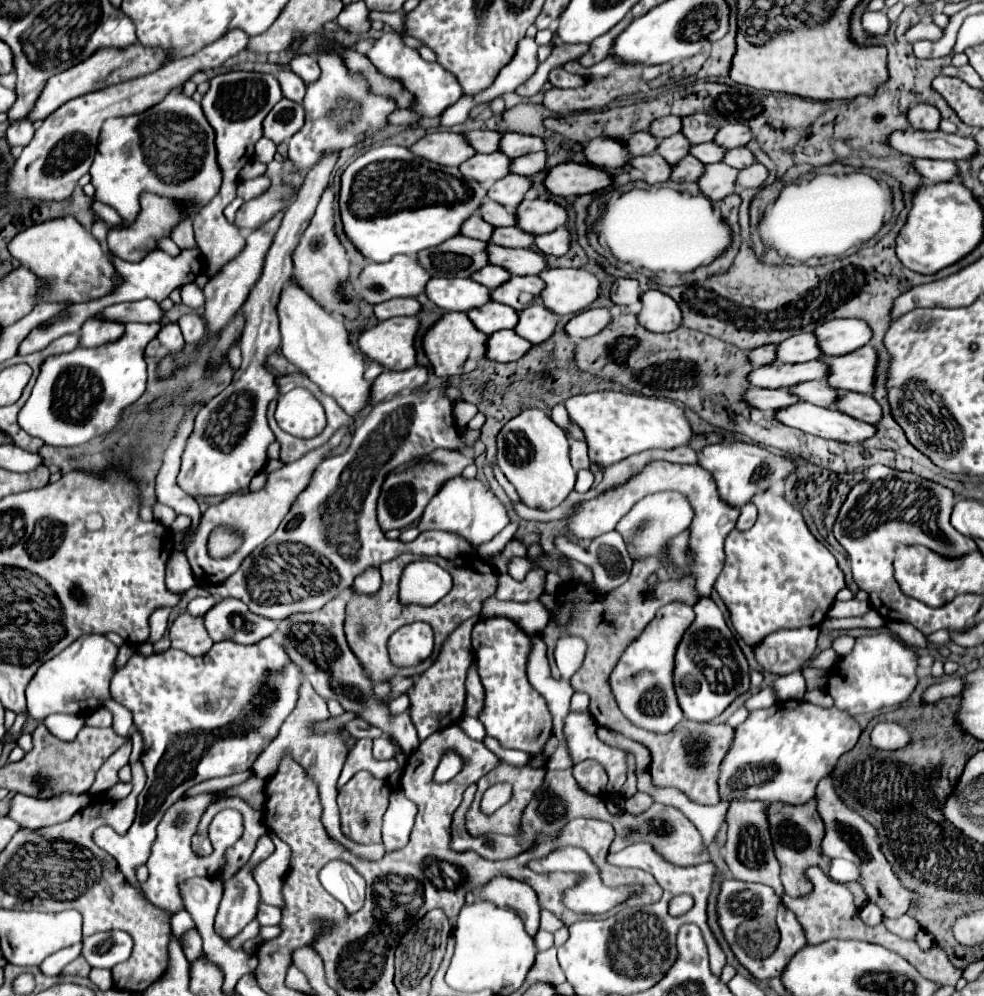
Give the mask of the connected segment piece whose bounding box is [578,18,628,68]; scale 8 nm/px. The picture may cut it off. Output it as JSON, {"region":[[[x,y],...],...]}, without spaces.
{"region":[[[624,18],[622,22],[618,22],[610,32],[606,32],[604,36],[600,36],[600,38],[596,38],[592,44],[590,44],[590,50],[578,60],[582,66],[586,66],[586,68],[590,68],[590,66],[594,66],[594,64],[598,64],[600,60],[604,60],[608,54],[610,54],[610,50],[612,50],[612,44],[614,44],[614,40],[624,32],[624,28],[628,26],[628,20]]]}

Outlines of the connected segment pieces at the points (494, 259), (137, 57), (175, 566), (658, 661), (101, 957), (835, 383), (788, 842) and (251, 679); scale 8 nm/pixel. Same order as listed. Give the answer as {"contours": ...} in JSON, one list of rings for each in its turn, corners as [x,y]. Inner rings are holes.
{"contours":[[[[492,242],[486,244],[488,262],[506,268],[510,274],[540,274],[546,268],[546,260],[536,250],[514,250],[496,246]]],[[[134,44],[126,50],[116,50],[116,48],[102,48],[98,52],[94,52],[94,56],[86,58],[82,64],[62,72],[62,74],[56,74],[52,76],[40,98],[36,100],[36,104],[32,106],[30,114],[26,116],[26,120],[30,122],[38,122],[38,120],[46,120],[54,110],[58,110],[62,104],[66,104],[68,100],[72,98],[78,98],[86,92],[96,92],[98,88],[106,88],[106,86],[112,86],[112,84],[118,84],[120,80],[130,80],[134,76],[142,76],[146,72],[154,72],[158,70],[162,64],[166,64],[166,60],[162,60],[162,56],[158,56],[158,52],[150,52],[148,48],[142,48],[140,44]]],[[[174,550],[166,562],[166,586],[172,592],[186,592],[196,584],[184,552]]],[[[686,602],[666,604],[666,608],[660,608],[656,612],[654,620],[626,648],[620,662],[616,664],[610,676],[612,692],[616,692],[618,706],[632,724],[652,732],[672,732],[672,728],[684,718],[682,710],[678,708],[674,688],[670,684],[670,676],[674,668],[674,648],[678,646],[682,632],[692,624],[692,620],[694,610]]],[[[122,930],[98,932],[84,940],[82,956],[92,968],[112,968],[132,954],[132,936]]],[[[862,346],[856,352],[844,356],[818,356],[820,362],[828,366],[826,384],[838,390],[854,392],[872,392],[874,368],[876,368],[876,350],[872,346]]],[[[810,800],[810,802],[800,804],[800,806],[774,802],[766,808],[766,816],[768,816],[768,824],[770,824],[774,854],[776,854],[776,860],[780,862],[780,868],[782,868],[780,878],[784,884],[784,892],[792,898],[800,898],[800,896],[810,894],[812,882],[804,876],[806,868],[818,866],[824,872],[828,872],[828,868],[830,868],[830,860],[826,856],[822,856],[822,852],[820,852],[820,842],[824,836],[824,824],[816,812],[816,800]]],[[[272,636],[252,646],[222,640],[212,644],[208,654],[198,658],[174,648],[152,656],[142,656],[134,652],[126,666],[114,674],[110,682],[110,694],[114,702],[122,704],[132,712],[134,728],[140,732],[144,742],[140,762],[146,770],[148,780],[138,796],[136,820],[128,834],[120,836],[114,830],[108,830],[108,826],[100,826],[92,834],[92,840],[96,842],[96,846],[100,846],[116,860],[120,872],[124,874],[130,886],[142,892],[140,882],[136,880],[136,868],[146,864],[150,856],[150,846],[156,838],[158,820],[162,820],[166,808],[178,802],[182,794],[194,784],[200,784],[208,778],[250,770],[256,758],[262,754],[262,750],[276,738],[286,716],[294,710],[300,682],[302,672],[294,668],[292,660],[286,656],[286,652],[282,652],[282,646]]]]}

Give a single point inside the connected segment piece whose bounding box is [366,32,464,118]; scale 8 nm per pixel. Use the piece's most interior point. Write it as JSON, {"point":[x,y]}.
{"point":[434,89]}

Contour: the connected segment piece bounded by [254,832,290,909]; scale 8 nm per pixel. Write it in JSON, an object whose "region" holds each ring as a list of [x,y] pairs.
{"region":[[[268,832],[268,836],[274,840],[276,850],[254,870],[254,880],[258,884],[262,902],[282,909],[282,880],[286,876],[286,866],[290,864],[290,846],[276,838],[274,832]]]}

